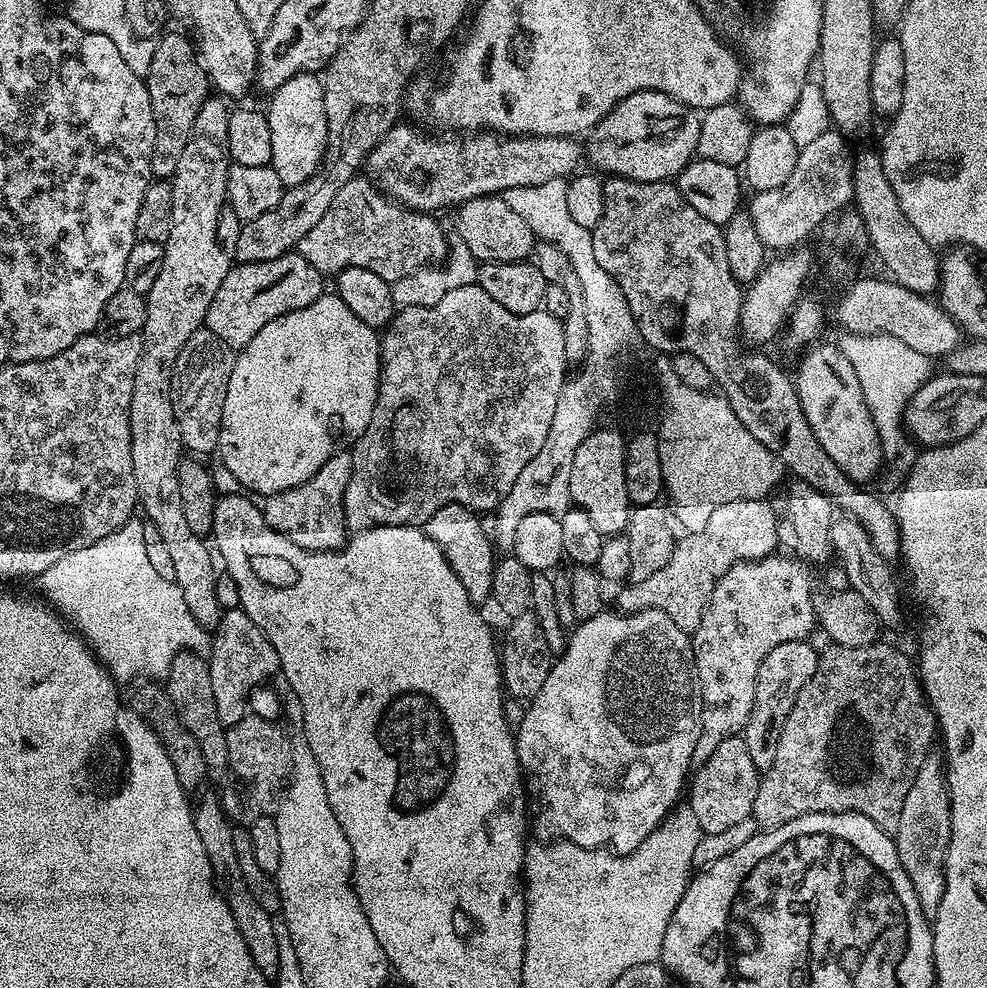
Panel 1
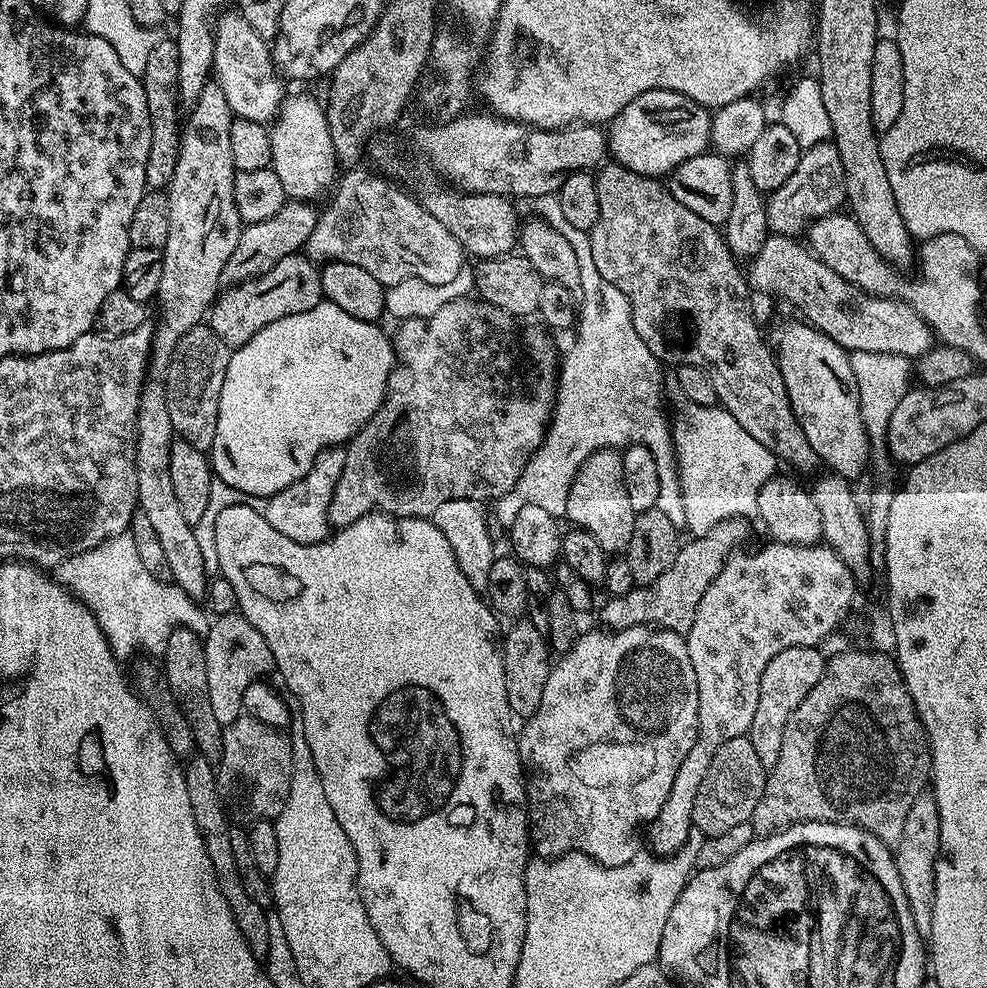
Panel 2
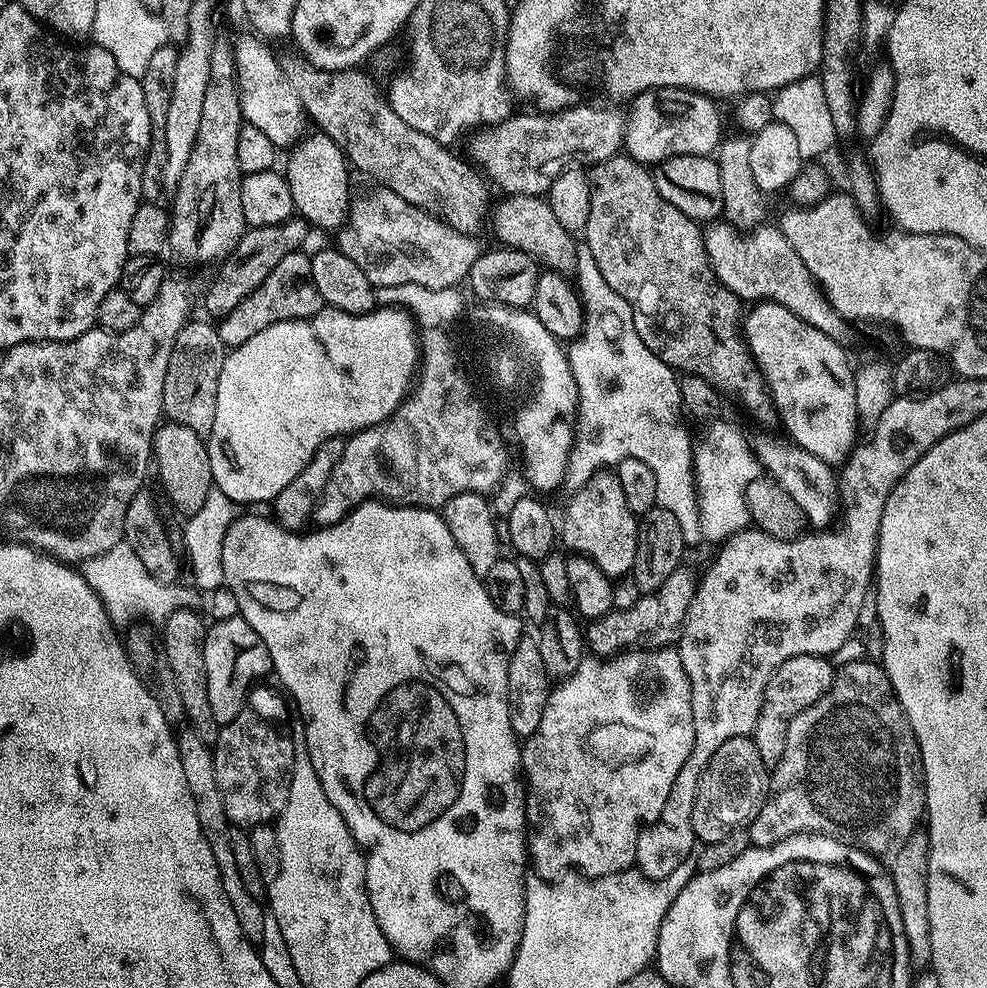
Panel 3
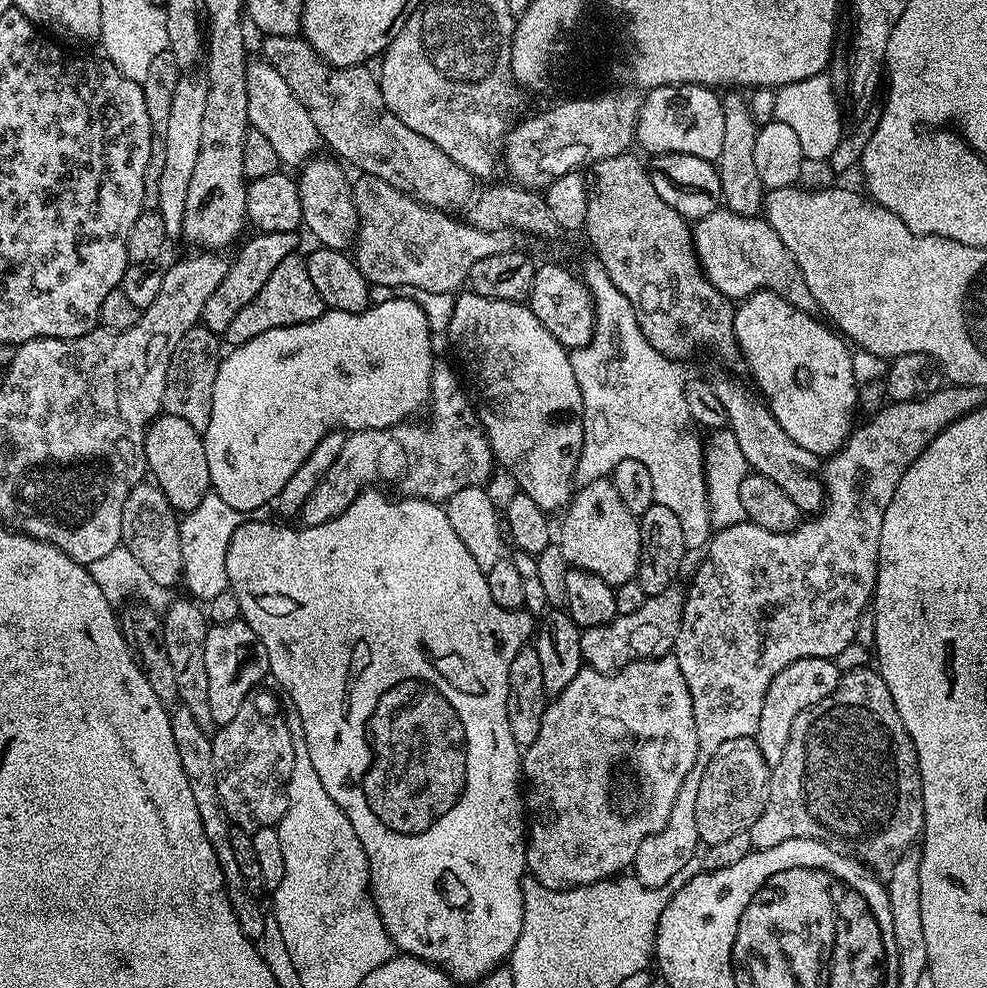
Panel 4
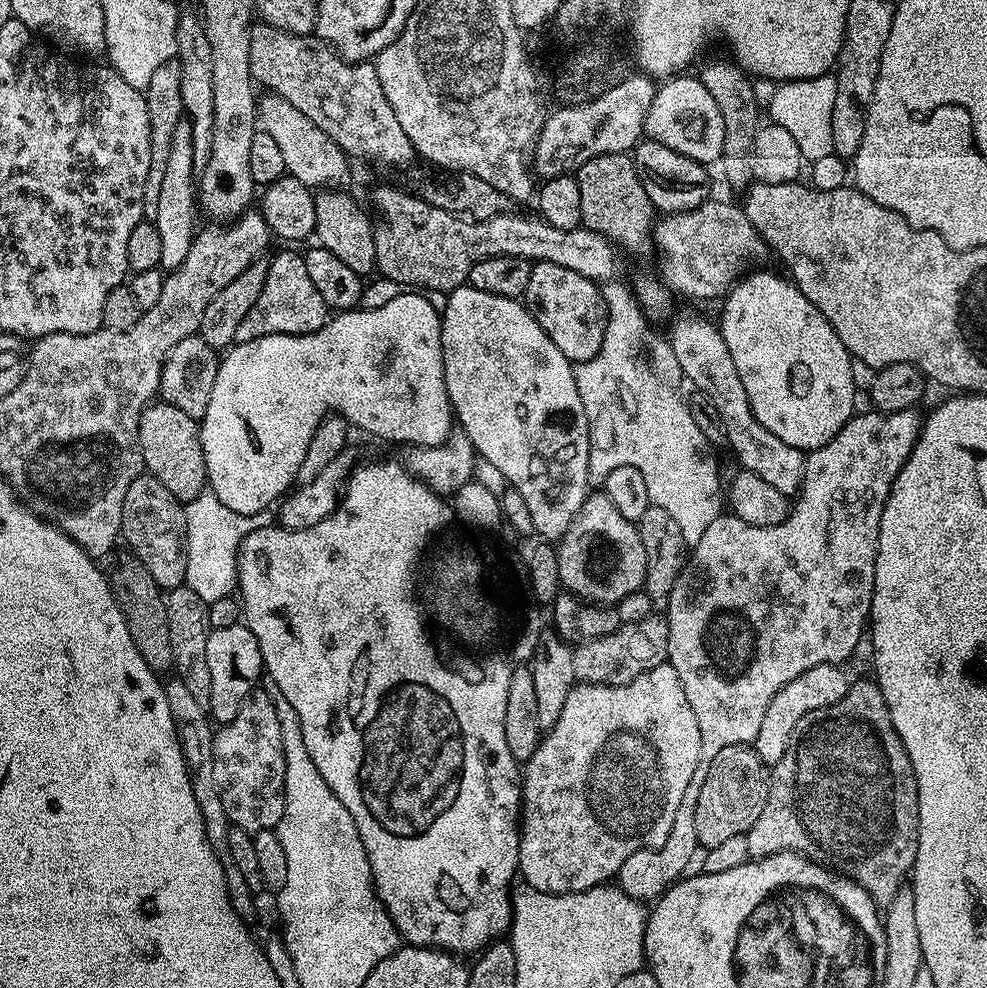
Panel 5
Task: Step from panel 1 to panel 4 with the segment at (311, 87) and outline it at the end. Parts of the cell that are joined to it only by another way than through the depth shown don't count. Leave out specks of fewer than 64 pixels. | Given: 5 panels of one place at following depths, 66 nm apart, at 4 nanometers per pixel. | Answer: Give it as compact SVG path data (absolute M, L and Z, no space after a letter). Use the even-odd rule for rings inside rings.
M317 154L299 169L296 186L302 202L302 224L316 235L317 245L344 250L356 239L356 203L352 201L352 184L344 173L345 165L328 156Z

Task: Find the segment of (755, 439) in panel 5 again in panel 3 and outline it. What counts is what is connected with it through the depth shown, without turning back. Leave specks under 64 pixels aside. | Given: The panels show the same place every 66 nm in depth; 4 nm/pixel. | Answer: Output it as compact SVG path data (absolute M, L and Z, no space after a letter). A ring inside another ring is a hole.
M791 439L764 440L756 448L755 459L765 468L767 475L780 484L803 509L807 523L813 529L824 530L838 516L838 476L833 465L822 462Z

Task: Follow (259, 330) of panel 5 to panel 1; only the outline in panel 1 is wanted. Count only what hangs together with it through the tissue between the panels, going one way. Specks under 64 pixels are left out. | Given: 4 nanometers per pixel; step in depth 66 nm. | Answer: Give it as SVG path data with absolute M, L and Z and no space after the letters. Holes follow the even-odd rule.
M295 250L266 262L233 263L226 278L222 278L222 286L218 286L218 294L214 294L214 302L210 302L204 323L211 332L218 334L218 338L222 338L222 342L226 342L228 348L242 349L254 334L258 334L258 330L262 330L262 326L266 326L266 322L274 322L274 318L282 318L282 314L287 312L302 310L302 306L310 306L310 302L325 295L324 280L322 273L314 270L314 266L310 266L310 262Z

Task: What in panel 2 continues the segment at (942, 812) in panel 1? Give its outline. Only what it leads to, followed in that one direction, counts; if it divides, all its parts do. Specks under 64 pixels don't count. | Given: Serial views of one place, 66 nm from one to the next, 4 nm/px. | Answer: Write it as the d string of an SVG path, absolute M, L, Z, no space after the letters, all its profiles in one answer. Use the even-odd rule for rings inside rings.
M922 794L910 806L906 823L902 825L902 838L895 845L894 855L898 866L898 878L902 878L902 890L906 890L906 902L910 902L910 915L922 938L931 937L934 926L934 870L940 857L940 823L938 806L931 794Z

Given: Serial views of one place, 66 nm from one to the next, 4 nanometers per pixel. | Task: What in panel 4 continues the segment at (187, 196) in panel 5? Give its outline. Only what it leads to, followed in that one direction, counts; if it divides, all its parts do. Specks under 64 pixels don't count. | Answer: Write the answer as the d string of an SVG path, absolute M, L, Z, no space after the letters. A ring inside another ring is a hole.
M196 74L181 75L174 90L174 103L170 106L170 122L166 122L164 149L166 162L162 166L162 178L158 178L158 211L166 228L168 238L180 236L182 214L186 210L186 186L190 186L190 174L198 160L198 146L202 146L202 117L206 111L207 79L200 80Z

